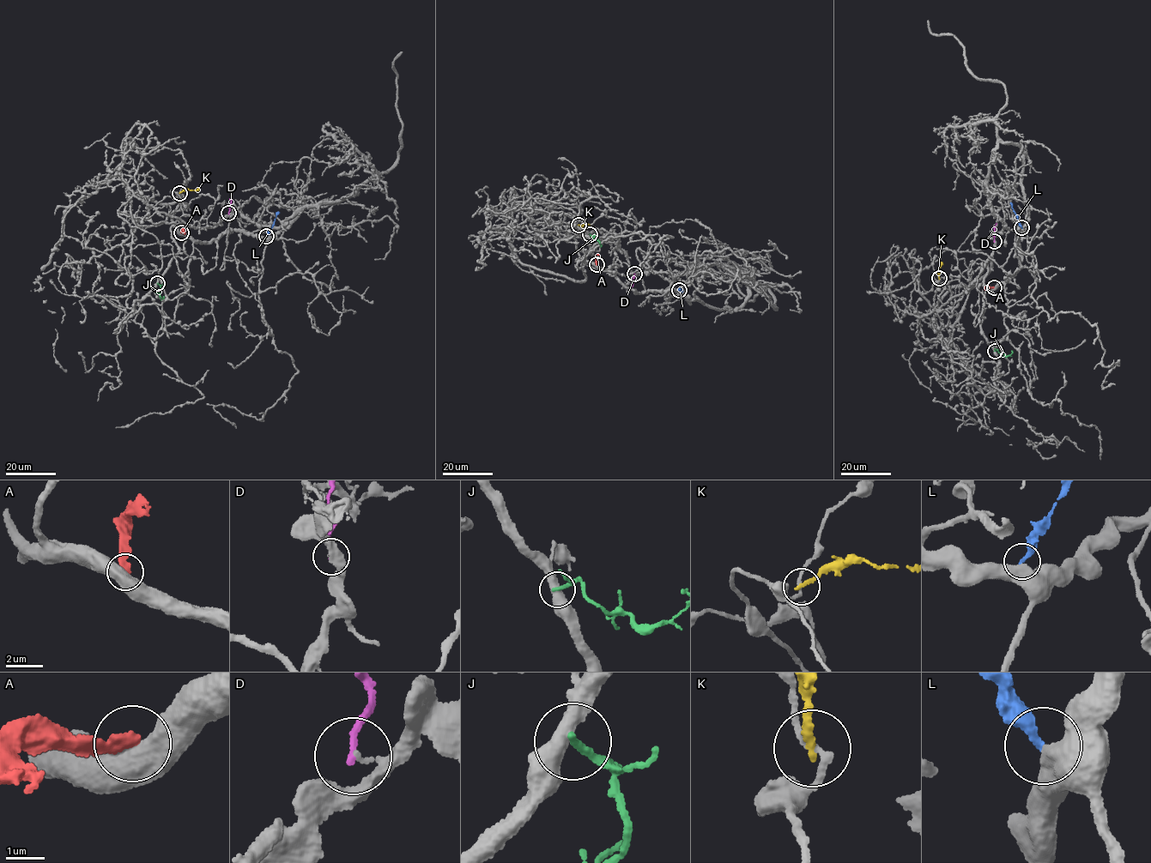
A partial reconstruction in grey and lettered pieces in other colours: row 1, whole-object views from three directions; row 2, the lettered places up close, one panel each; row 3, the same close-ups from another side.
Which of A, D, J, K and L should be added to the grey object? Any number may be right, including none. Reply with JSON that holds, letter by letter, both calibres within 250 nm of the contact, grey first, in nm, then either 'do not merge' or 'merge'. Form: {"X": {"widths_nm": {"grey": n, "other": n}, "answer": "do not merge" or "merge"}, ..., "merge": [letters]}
{"A": {"widths_nm": {"grey": 600, "other": 300}, "answer": "do not merge"}, "D": {"widths_nm": {"grey": 160, "other": 170}, "answer": "do not merge"}, "J": {"widths_nm": {"grey": 480, "other": 180}, "answer": "do not merge"}, "K": {"widths_nm": {"grey": 170, "other": 180}, "answer": "do not merge"}, "L": {"widths_nm": {"grey": 480, "other": 300}, "answer": "do not merge"}, "merge": []}

